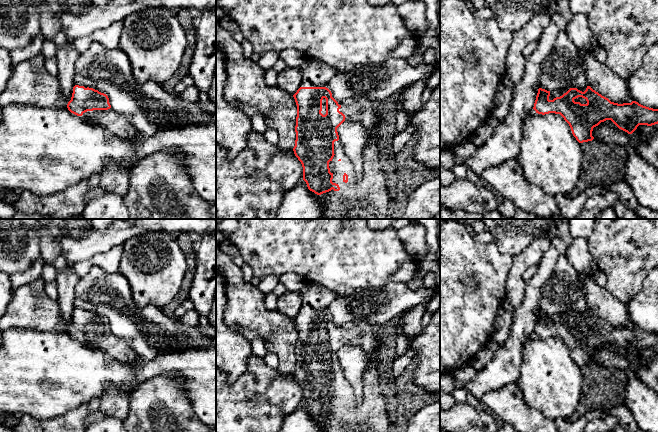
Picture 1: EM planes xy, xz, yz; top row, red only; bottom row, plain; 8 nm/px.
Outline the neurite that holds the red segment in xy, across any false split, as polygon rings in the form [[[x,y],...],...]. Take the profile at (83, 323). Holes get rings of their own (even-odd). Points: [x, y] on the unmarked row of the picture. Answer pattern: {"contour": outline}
{"contour": [[[75,309],[67,332],[89,348],[102,351],[108,361],[127,363],[139,359],[123,338],[111,332],[108,320],[93,312]]]}

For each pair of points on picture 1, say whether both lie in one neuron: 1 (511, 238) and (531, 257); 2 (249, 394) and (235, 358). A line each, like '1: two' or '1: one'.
1: two
2: two

